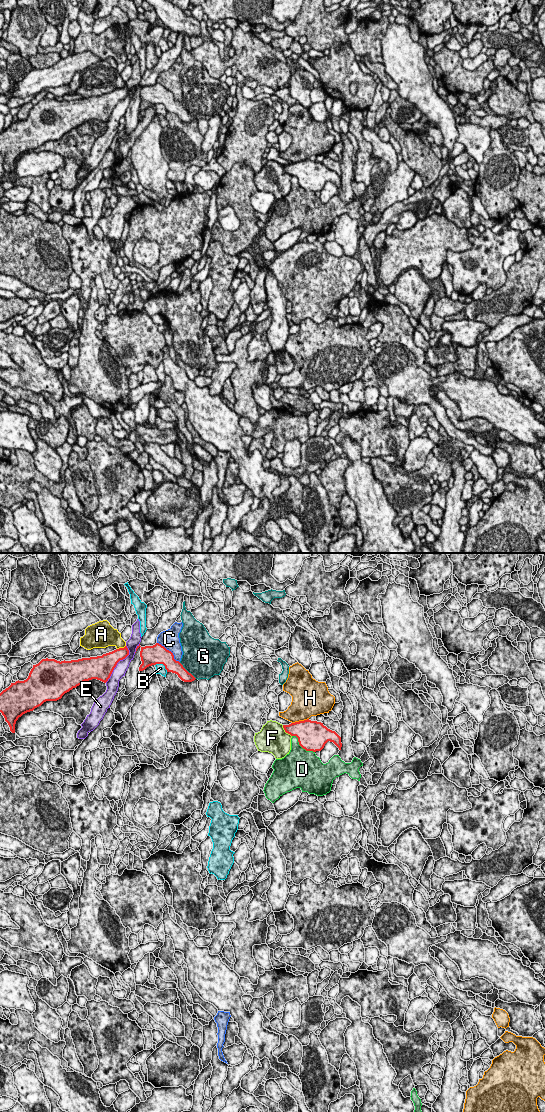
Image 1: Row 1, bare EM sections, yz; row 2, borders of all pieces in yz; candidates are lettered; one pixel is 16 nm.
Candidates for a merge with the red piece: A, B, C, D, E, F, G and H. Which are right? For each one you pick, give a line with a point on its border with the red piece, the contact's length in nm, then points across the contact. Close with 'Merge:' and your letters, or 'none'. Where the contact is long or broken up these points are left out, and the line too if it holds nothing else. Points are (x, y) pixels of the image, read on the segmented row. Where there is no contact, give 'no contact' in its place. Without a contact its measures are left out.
Merge: none

